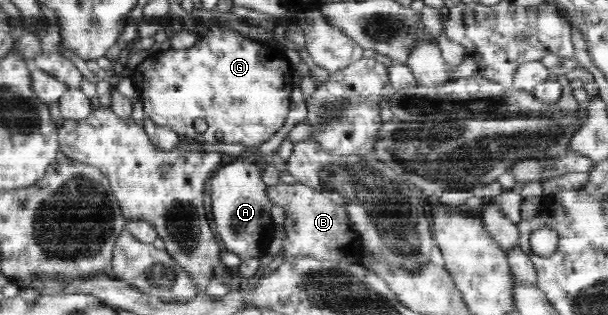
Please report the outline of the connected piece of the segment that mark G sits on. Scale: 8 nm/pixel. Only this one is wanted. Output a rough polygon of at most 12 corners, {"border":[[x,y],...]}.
{"border":[[211,26],[141,61],[145,116],[189,140],[283,129],[283,50]]}

